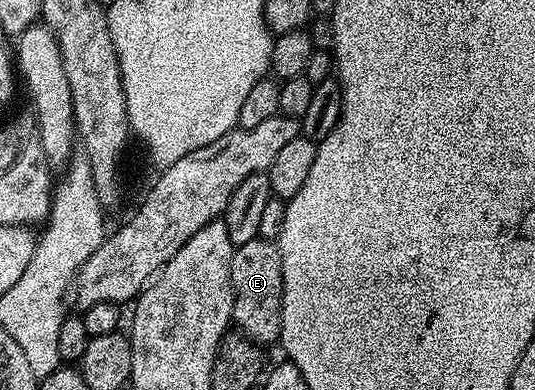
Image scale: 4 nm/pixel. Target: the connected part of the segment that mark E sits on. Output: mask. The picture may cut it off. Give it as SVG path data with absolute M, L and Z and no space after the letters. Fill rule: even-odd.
M256 238L238 245L231 259L231 289L234 327L254 344L275 344L281 334L283 317L283 267L278 243Z

